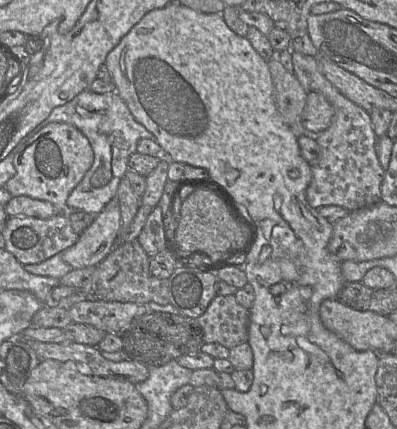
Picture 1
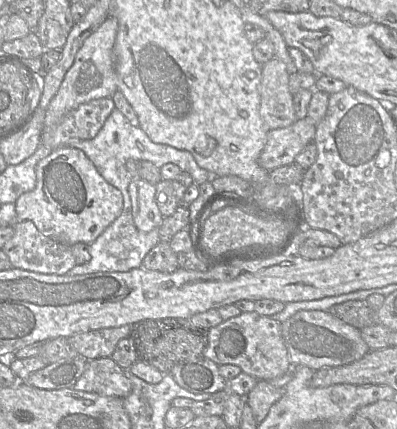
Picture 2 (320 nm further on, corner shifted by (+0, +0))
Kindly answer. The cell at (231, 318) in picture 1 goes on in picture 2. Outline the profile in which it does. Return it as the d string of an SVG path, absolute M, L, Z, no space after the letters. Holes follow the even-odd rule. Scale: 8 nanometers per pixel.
M256 311L242 312L208 329L208 345L203 355L218 365L231 364L258 380L271 380L291 373L292 363L282 337L282 323Z

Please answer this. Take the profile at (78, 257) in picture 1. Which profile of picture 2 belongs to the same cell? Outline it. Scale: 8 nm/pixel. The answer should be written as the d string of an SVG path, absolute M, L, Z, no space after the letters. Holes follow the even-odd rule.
M138 178L128 187L132 204L132 216L137 230L149 232L160 226L163 221L155 199L156 185Z

